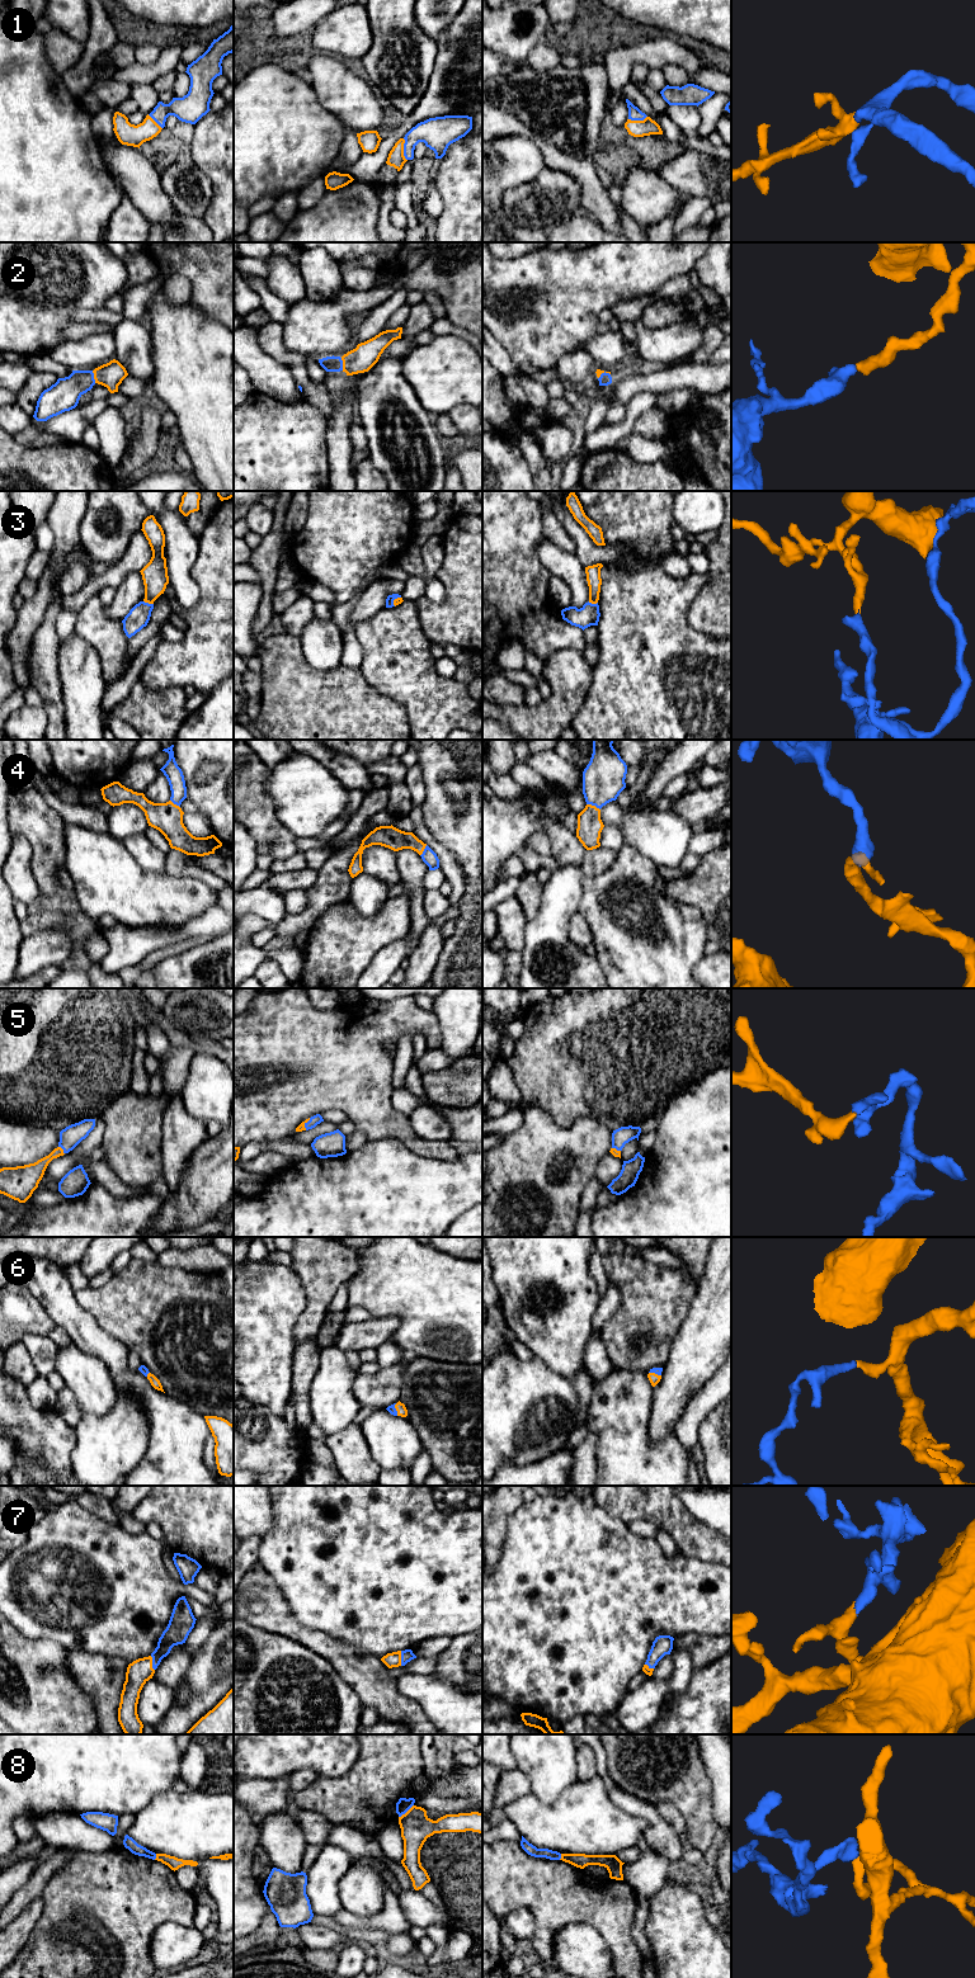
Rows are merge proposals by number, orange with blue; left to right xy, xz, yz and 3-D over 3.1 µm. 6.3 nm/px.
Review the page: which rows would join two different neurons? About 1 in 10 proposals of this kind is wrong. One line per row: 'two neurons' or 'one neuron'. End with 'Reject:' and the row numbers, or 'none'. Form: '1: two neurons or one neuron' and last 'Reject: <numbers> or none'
1: one neuron
2: one neuron
3: one neuron
4: one neuron
5: one neuron
6: one neuron
7: one neuron
8: two neurons
Reject: 8

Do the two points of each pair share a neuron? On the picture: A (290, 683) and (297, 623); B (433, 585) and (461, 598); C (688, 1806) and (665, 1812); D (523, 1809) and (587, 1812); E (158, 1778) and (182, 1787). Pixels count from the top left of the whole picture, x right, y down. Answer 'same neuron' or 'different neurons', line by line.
A: different neurons
B: different neurons
C: different neurons
D: same neuron
E: different neurons

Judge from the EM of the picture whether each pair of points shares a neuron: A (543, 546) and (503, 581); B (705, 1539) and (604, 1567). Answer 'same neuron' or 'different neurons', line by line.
A: different neurons
B: different neurons

